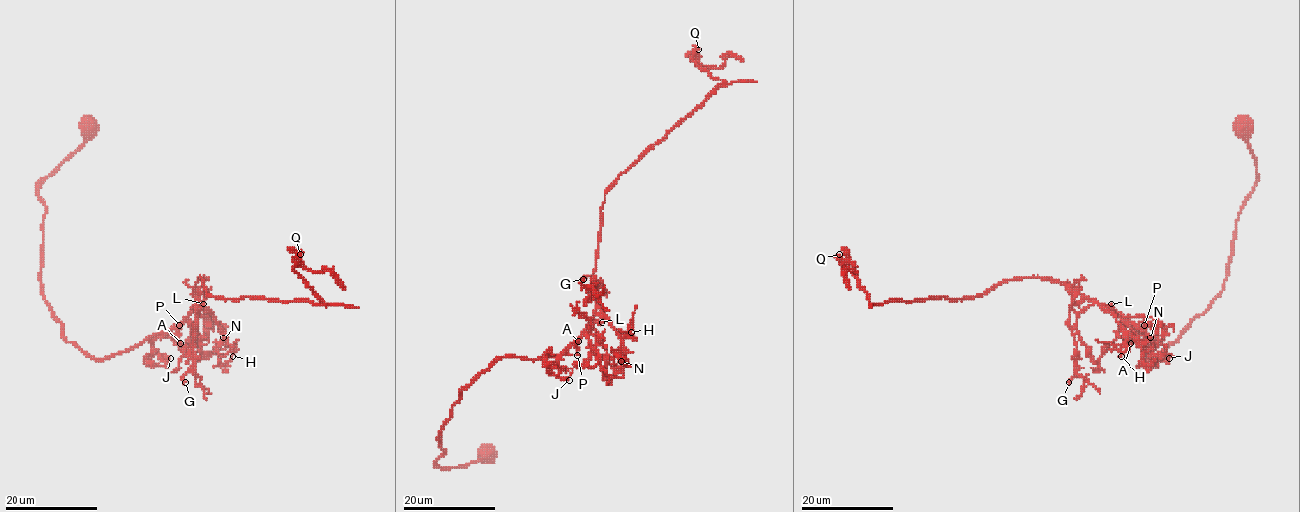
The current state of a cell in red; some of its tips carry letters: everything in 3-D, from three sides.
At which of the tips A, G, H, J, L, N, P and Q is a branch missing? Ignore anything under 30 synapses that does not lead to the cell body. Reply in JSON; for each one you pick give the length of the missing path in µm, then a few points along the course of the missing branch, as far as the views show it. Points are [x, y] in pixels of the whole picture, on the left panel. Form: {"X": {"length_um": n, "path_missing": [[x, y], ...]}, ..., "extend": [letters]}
{"A": {"length_um": 15, "path_missing": [[180, 343], [189, 364], [173, 379], [168, 376]]}, "extend": ["A"]}

